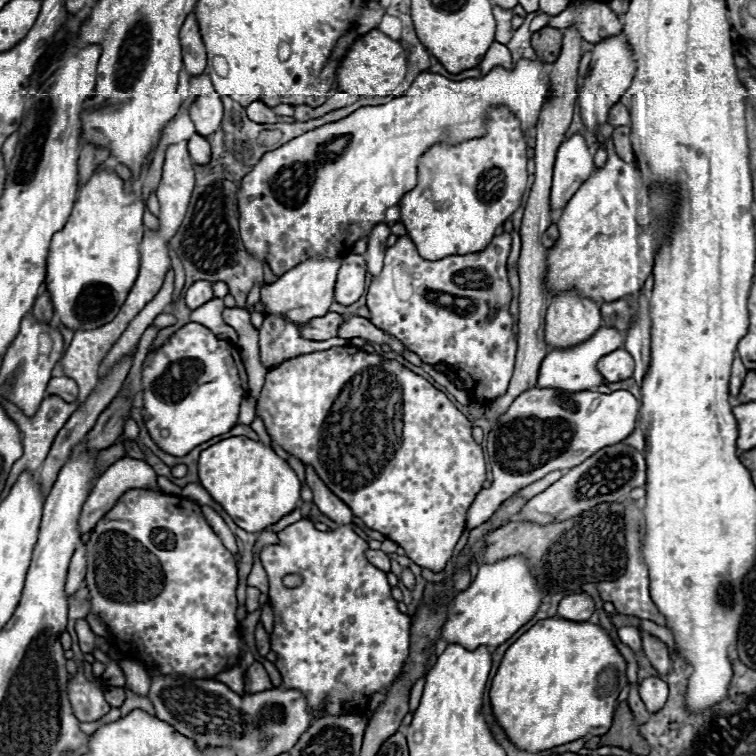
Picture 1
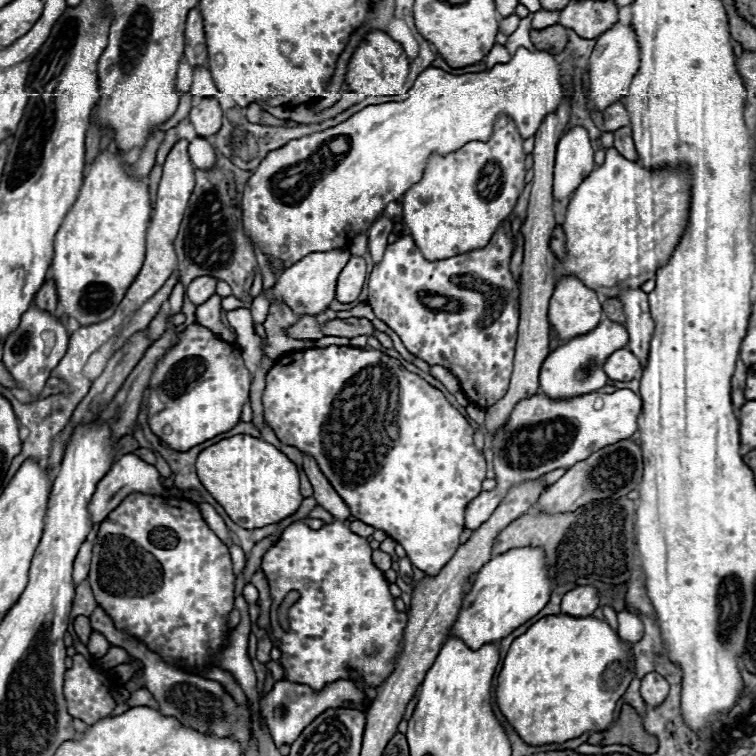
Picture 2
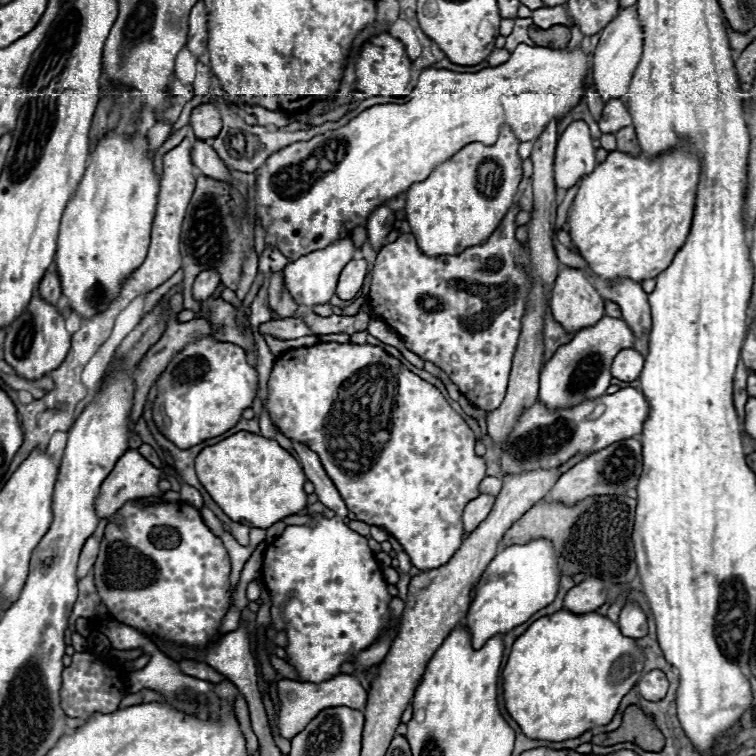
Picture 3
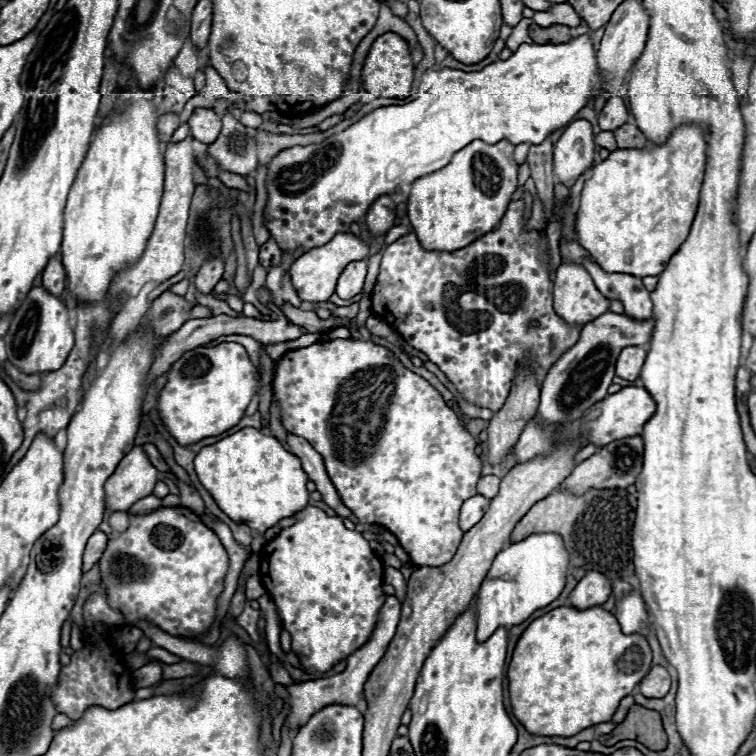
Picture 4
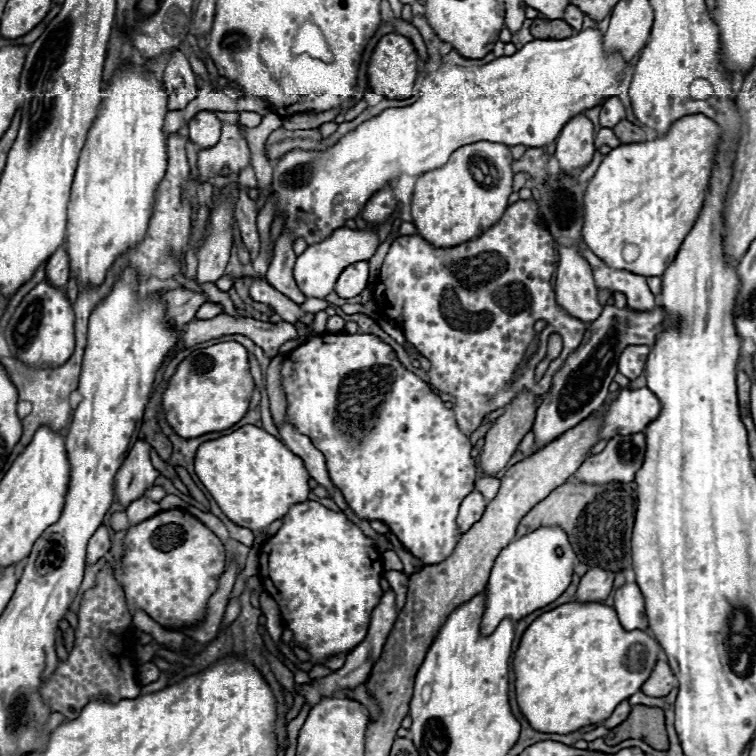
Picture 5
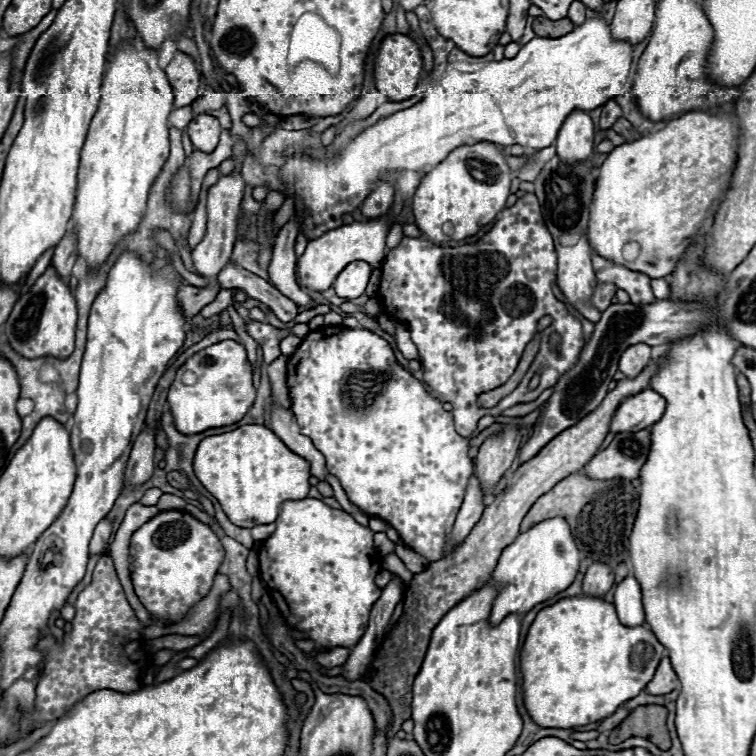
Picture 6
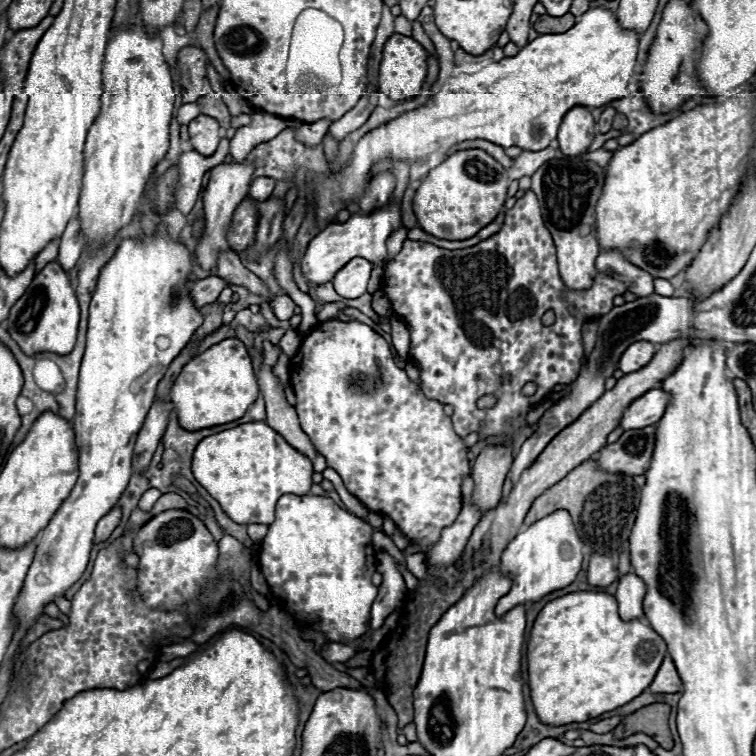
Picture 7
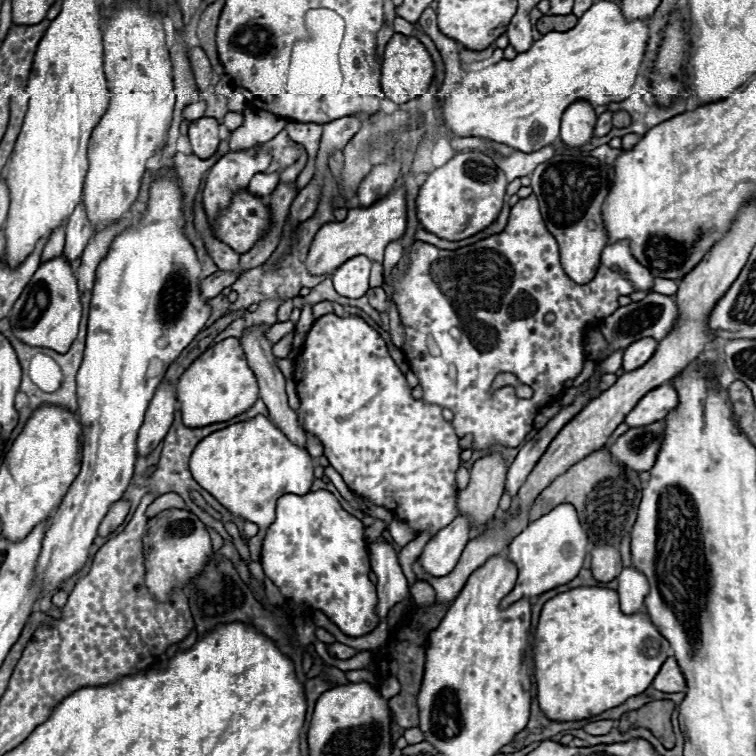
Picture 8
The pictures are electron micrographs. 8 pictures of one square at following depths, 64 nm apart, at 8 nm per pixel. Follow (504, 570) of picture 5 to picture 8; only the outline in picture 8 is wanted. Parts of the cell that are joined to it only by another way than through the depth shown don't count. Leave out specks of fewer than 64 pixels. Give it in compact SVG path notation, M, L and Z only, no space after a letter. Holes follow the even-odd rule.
M560 504L552 512L530 522L530 526L508 544L508 558L518 568L518 580L514 590L502 600L500 606L508 606L524 596L540 596L546 590L574 580L582 570L588 542L588 534L582 528L572 504Z

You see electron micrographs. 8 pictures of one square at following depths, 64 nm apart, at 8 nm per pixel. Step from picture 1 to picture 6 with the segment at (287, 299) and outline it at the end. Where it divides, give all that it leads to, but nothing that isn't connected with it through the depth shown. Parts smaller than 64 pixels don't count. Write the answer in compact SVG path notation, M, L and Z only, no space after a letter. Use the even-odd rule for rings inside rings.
M386 214L384 218L380 216L366 222L352 222L352 224L328 230L316 240L310 240L306 246L306 252L298 258L298 274L300 274L302 286L314 292L324 292L334 284L336 274L340 274L340 270L354 260L364 260L374 268L380 268L386 256L386 234L390 230L388 218L390 216Z

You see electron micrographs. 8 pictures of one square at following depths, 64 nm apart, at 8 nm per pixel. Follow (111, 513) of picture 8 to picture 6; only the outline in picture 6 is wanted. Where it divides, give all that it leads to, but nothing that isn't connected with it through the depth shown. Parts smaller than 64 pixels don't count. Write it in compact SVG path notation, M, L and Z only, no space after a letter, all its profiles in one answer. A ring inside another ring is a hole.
M104 518L98 526L96 526L96 530L94 530L94 536L92 536L92 540L90 540L90 554L102 554L104 552L104 548L106 548L106 544L108 544L108 538L110 538L110 534L112 534L112 518Z

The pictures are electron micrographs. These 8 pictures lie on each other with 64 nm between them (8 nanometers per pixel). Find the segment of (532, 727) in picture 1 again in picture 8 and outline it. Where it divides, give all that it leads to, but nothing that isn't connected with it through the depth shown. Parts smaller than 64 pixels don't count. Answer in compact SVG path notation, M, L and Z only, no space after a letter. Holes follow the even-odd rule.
M580 586L562 592L544 604L534 636L534 676L540 708L558 722L602 714L630 696L642 694L670 654L670 644L648 614L624 614L620 610L616 590Z

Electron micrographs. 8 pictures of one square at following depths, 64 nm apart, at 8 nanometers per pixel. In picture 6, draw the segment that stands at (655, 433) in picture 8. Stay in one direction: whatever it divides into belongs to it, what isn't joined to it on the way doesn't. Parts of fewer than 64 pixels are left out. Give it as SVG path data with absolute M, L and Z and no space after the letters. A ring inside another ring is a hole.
M650 428L640 432L620 432L614 442L598 452L584 472L590 478L628 478L634 480L646 464L650 452Z

